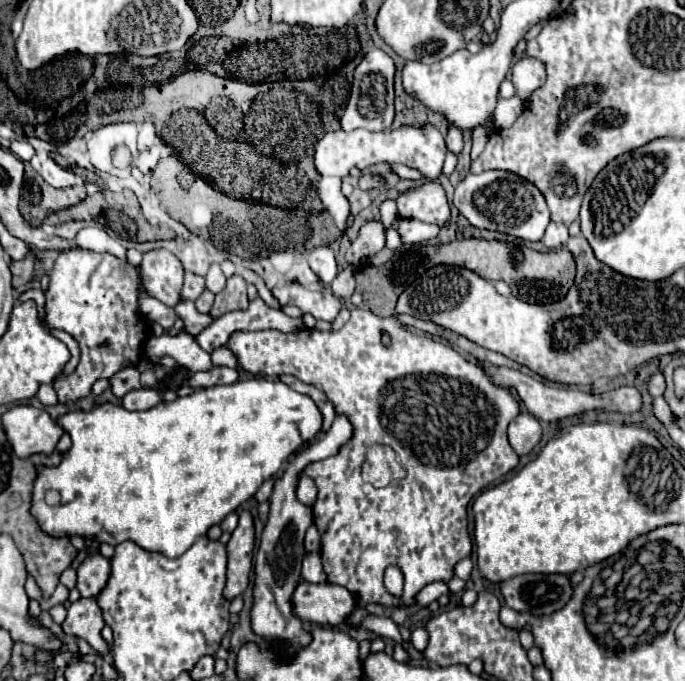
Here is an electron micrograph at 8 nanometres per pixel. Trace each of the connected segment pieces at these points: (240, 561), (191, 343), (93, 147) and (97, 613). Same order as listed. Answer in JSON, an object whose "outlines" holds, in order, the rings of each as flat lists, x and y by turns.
{"outlines":[[[249,511,239,513,239,525,231,533,227,543,227,583,223,589,225,599,233,599,241,595,249,585,249,573,253,565,253,545,255,545,255,531,253,531,253,517]],[[163,333,159,337,149,337,149,341,145,341,145,353,151,359,159,359,163,355,169,355,179,365,189,369,191,373,213,369,211,355,207,351,203,351,197,345,195,337,189,333,179,333,179,335]],[[85,121,78,127,76,133,93,133,93,137,87,141,87,157,95,167,113,165,111,151,117,145,127,145,131,153,135,153,135,147,137,147,137,125,135,123,113,123,113,125,94,129,90,124,88,125,88,121]],[[79,599,77,603,71,603,67,619,61,623,63,633,87,639,89,645,97,649,101,655,109,651,109,645,101,637,103,627,105,627,105,619,95,599]]]}

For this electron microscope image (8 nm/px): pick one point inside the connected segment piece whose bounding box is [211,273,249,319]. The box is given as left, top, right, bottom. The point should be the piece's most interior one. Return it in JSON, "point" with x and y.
{"point":[234,295]}

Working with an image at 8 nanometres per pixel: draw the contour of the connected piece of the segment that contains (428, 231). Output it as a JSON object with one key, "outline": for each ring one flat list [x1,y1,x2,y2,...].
{"outline":[[403,219,397,227,401,241,403,244,419,244,423,241,433,239,439,235,439,227,437,225,429,225,423,221,415,221,415,219]]}

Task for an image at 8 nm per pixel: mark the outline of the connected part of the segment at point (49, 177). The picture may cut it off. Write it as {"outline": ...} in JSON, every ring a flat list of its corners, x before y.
{"outline":[[53,159,43,161,43,167,41,167,39,173,51,187,73,187,73,185,77,185,75,173,61,169]]}

